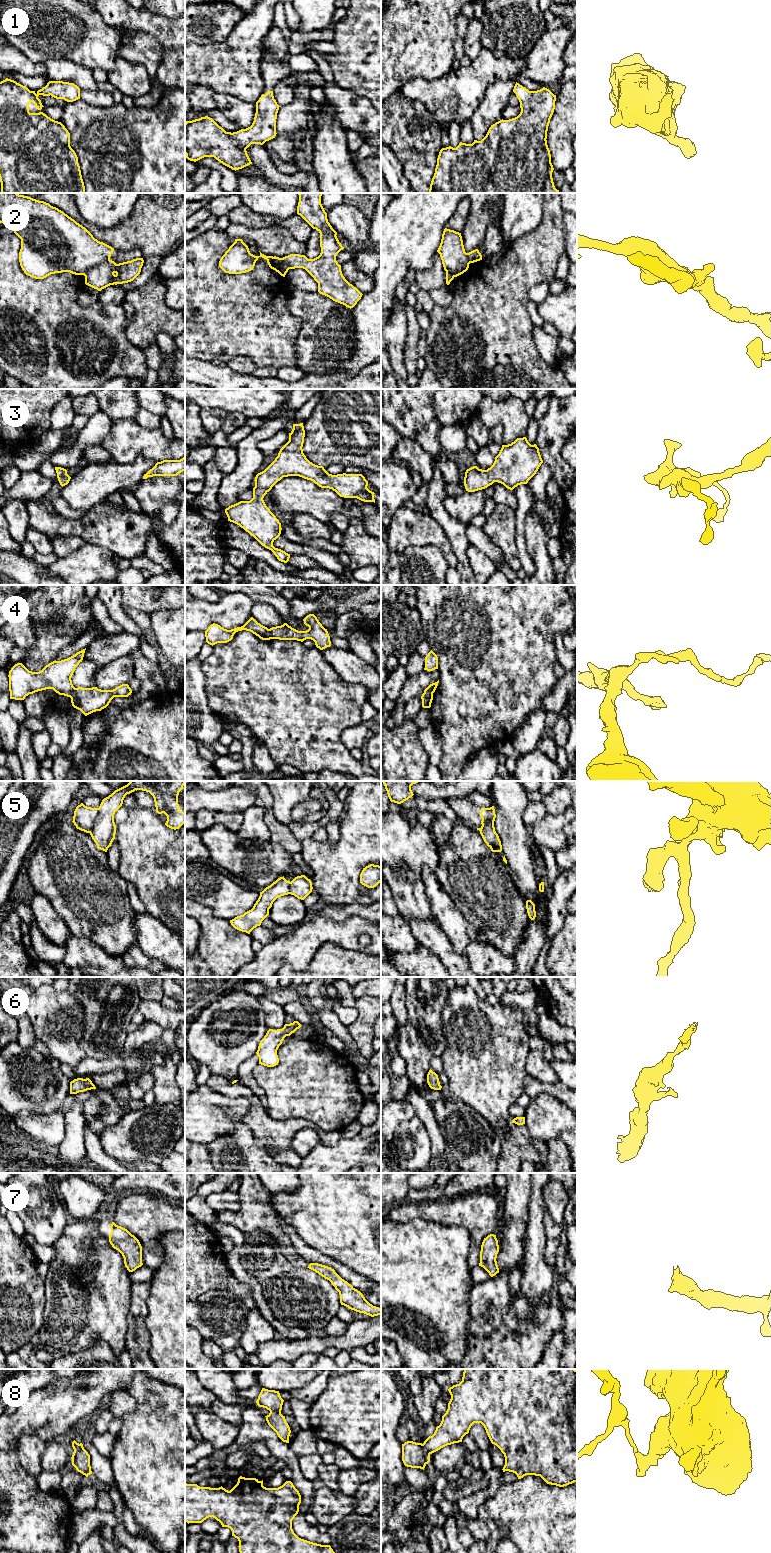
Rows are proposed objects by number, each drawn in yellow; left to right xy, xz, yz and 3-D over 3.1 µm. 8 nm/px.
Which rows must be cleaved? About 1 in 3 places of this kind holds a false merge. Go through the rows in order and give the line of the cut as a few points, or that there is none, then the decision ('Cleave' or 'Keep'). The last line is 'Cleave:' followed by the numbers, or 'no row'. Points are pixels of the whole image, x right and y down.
1: No split. Keep
2: Split along xy (109, 258), (104, 261), (97, 261), (83, 274). Cleave
3: No split. Keep
4: Split along xz (268, 629), (272, 638). Cleave
5: Split along xy (98, 808), (94, 826), (89, 832). Cleave
6: No split. Keep
7: No split. Keep
8: Split along yz (422, 1444), (422, 1447), (429, 1454). Cleave
Cleave: 2, 4, 5, 8

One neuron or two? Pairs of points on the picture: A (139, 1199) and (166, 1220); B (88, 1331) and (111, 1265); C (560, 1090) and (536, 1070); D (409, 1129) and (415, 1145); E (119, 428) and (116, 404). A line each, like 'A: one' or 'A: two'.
A: one
B: one
C: two
D: one
E: two

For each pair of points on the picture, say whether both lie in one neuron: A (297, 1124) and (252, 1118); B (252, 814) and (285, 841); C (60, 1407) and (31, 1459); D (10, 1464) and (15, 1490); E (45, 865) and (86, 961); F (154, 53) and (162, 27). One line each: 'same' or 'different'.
A: same
B: different
C: different
D: same
E: different
F: different

